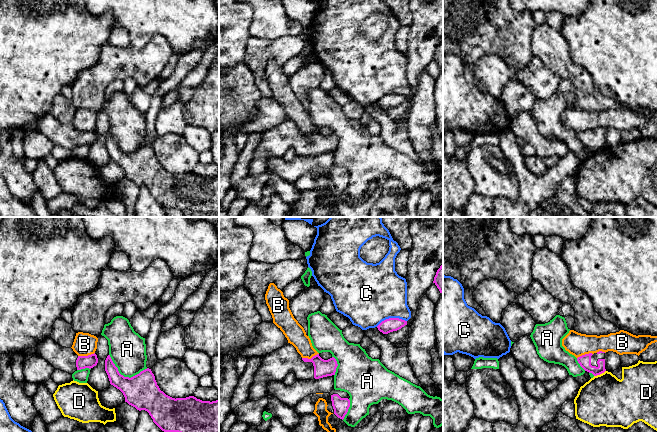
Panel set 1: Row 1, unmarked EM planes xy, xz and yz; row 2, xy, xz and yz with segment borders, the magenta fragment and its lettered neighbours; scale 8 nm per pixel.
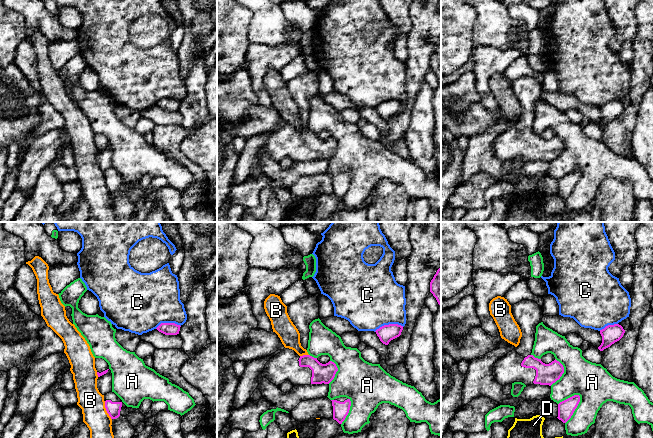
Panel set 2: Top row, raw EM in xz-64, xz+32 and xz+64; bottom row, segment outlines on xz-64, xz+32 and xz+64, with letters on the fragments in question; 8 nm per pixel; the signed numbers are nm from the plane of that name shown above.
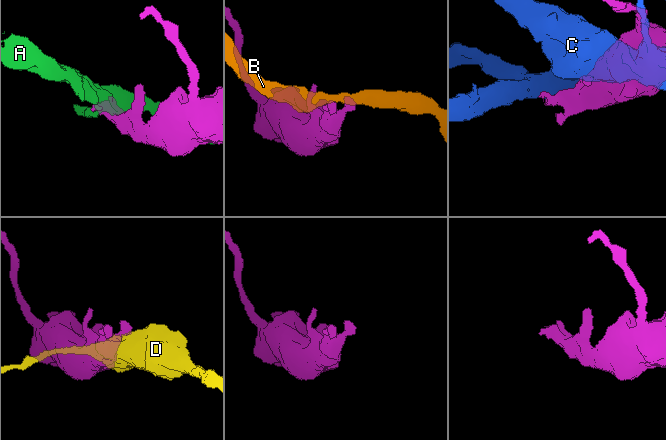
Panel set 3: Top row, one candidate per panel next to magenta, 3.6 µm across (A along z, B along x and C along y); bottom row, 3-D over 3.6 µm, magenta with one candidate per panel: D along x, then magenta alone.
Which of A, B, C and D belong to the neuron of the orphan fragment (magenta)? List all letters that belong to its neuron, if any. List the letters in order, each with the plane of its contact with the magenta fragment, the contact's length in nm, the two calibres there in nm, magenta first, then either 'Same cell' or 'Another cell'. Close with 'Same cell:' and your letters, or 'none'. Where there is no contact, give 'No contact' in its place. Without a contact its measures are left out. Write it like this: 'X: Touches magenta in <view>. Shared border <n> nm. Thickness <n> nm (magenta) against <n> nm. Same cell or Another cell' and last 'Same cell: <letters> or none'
A: Touches magenta in xy. Shared border 340 nm. Thickness 280 nm (magenta) against 300 nm. Another cell
B: Touches magenta in xy. Shared border 140 nm. Thickness 110 nm (magenta) against 180 nm. Another cell
C: Touches magenta in xz. Shared border 260 nm. Thickness 110 nm (magenta) against 460 nm. Another cell
D: Touches magenta in yz. Shared border 110 nm. Thickness 100 nm (magenta) against 400 nm. Another cell
Same cell: none

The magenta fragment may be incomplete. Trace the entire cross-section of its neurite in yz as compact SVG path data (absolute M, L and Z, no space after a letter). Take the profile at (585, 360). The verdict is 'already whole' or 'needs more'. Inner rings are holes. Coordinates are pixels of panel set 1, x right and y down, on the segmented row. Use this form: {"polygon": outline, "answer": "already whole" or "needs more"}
{"polygon": "M605 352L589 353L577 358L580 366L594 376L600 375L606 371L605 369Z", "answer": "needs more"}

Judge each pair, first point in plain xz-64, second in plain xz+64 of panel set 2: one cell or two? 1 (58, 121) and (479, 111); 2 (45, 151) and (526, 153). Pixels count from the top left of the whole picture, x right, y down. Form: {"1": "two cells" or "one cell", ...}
{"1": "one cell", "2": "one cell"}

